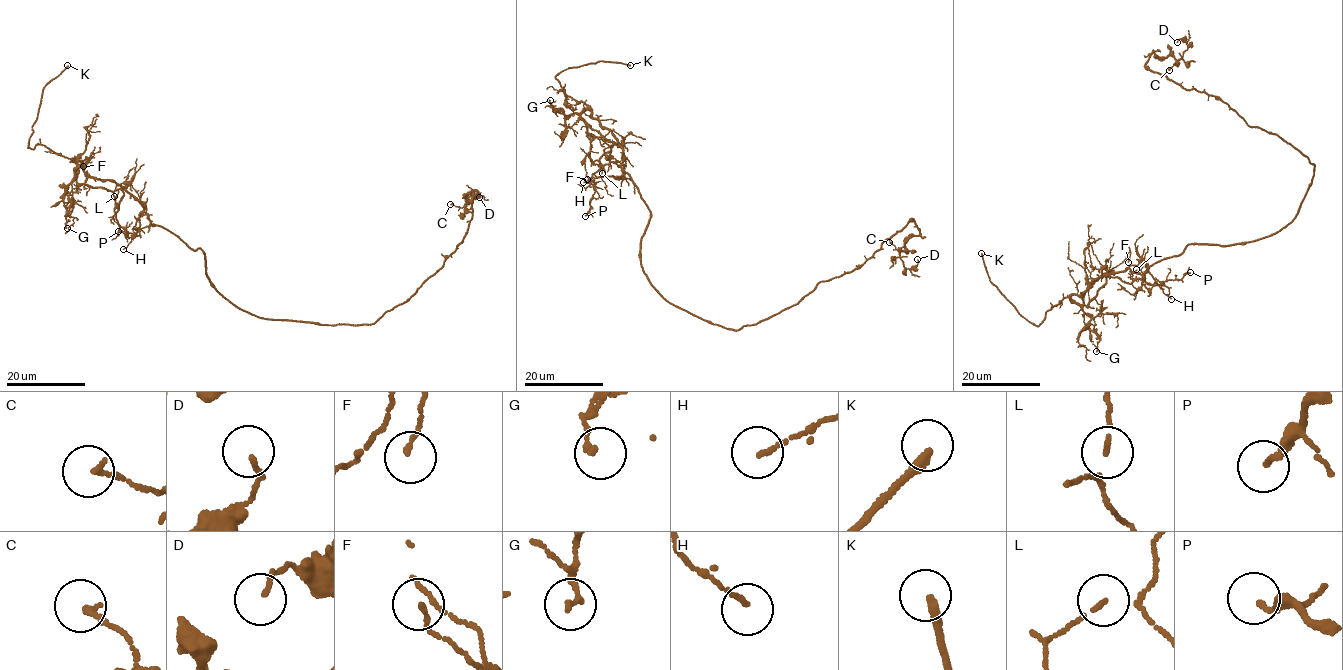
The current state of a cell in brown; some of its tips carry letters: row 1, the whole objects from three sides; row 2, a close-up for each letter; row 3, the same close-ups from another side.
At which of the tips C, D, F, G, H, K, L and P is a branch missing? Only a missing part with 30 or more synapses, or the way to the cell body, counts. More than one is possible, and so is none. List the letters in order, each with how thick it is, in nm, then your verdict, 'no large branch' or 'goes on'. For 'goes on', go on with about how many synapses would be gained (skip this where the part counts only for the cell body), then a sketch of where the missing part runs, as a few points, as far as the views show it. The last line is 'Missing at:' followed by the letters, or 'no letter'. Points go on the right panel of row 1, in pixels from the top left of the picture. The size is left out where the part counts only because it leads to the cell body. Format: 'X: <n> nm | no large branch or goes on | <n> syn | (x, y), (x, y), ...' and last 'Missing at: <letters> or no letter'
C: 170 nm | no large branch
D: 130 nm | no large branch
F: 110 nm | no large branch
G: 140 nm | no large branch
H: 120 nm | no large branch
K: 240 nm | goes on
L: 60 nm | no large branch
P: 150 nm | no large branch
Missing at: K

